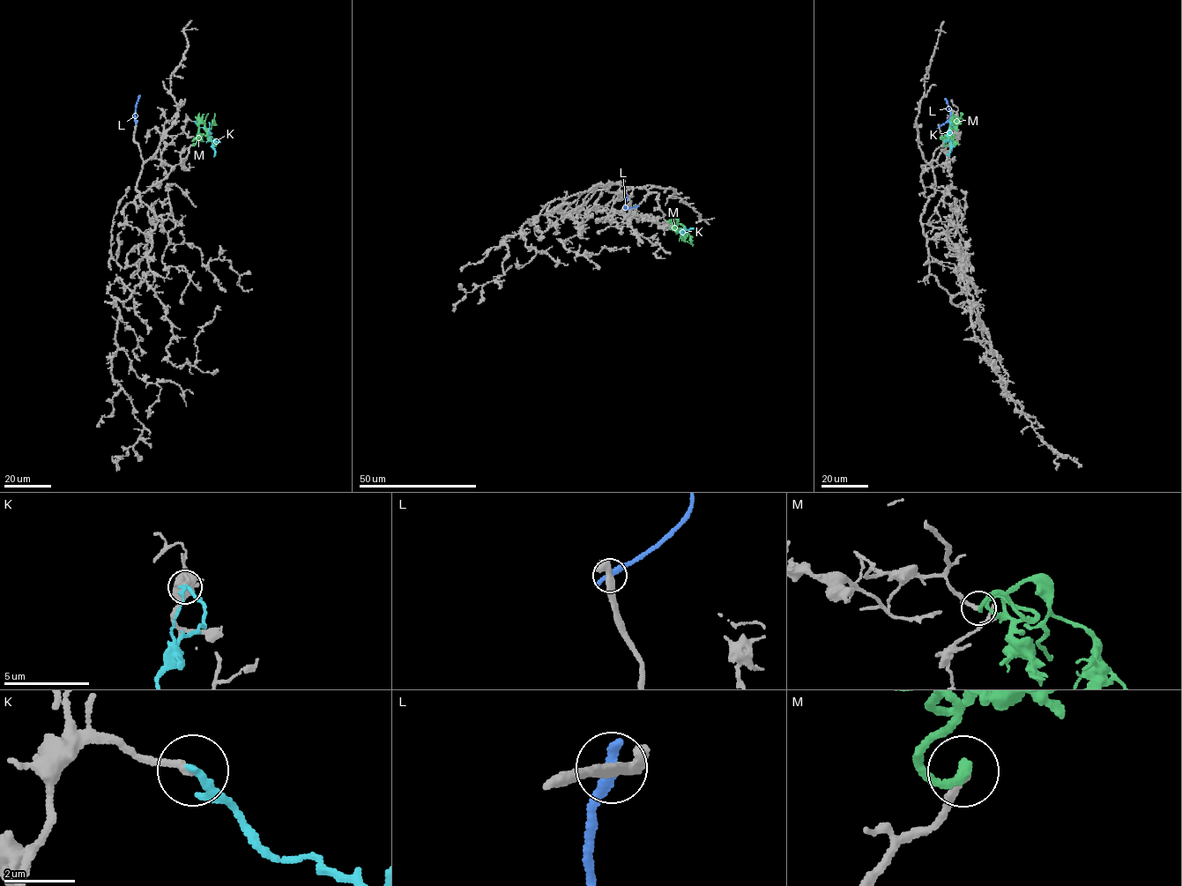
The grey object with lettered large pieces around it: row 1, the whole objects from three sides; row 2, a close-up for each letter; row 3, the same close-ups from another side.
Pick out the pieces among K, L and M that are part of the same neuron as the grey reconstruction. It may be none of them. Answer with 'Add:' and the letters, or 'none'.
Add: K

